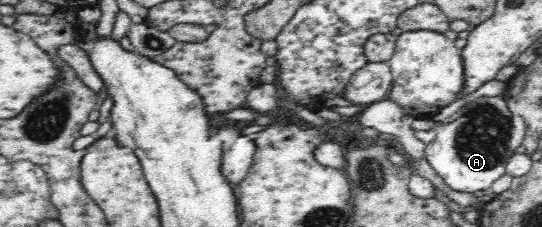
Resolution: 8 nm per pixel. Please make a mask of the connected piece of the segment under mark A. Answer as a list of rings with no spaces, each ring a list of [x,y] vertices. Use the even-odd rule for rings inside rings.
[[[478,96],[470,99],[468,104],[458,108],[452,122],[439,122],[434,128],[436,138],[434,142],[425,144],[426,163],[442,177],[446,185],[452,190],[474,193],[478,190],[490,190],[493,182],[506,175],[506,164],[516,150],[526,140],[526,122],[522,117],[515,115],[509,108],[504,96]]]

